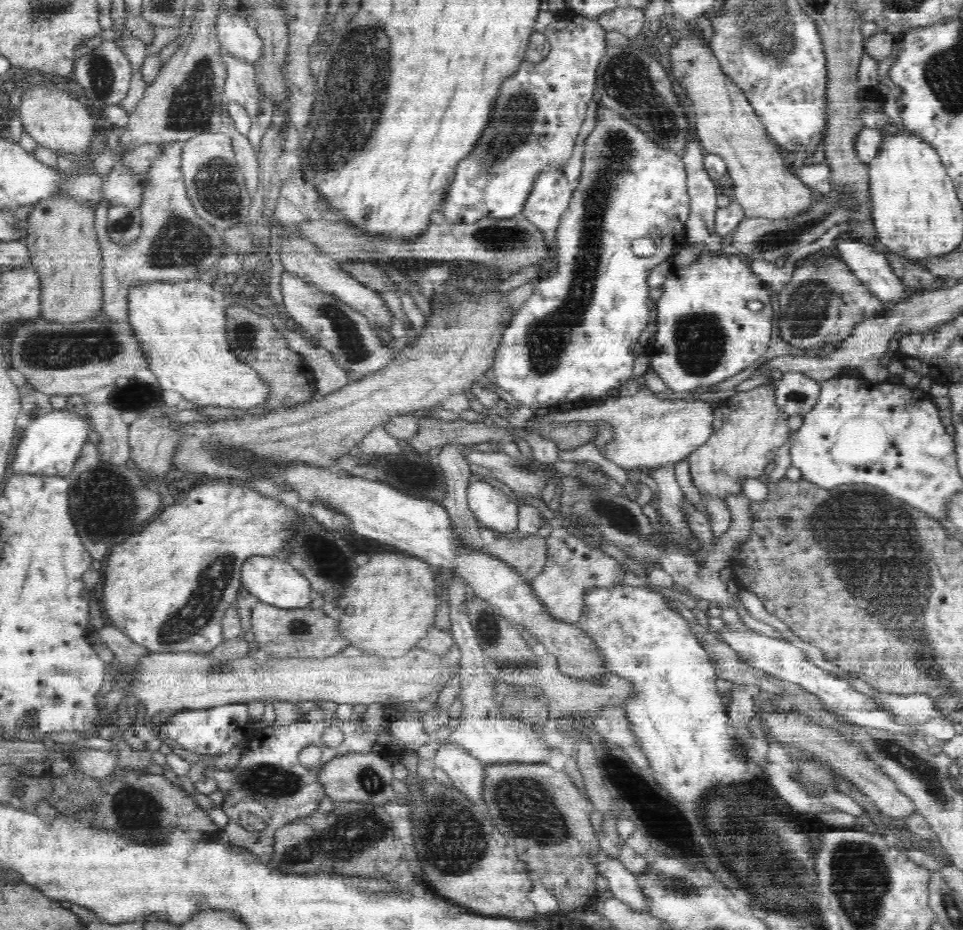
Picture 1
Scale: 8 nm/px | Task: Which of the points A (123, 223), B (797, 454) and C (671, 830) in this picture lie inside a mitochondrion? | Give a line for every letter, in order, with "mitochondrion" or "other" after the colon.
A: mitochondrion
B: other
C: mitochondrion

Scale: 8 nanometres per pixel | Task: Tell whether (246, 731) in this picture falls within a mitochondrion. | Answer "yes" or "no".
no

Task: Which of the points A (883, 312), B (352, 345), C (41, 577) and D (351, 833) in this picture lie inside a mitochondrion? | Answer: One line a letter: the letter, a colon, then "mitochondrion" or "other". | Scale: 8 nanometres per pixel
A: other
B: mitochondrion
C: other
D: mitochondrion

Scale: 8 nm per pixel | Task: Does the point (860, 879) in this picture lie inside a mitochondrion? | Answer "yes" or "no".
yes

